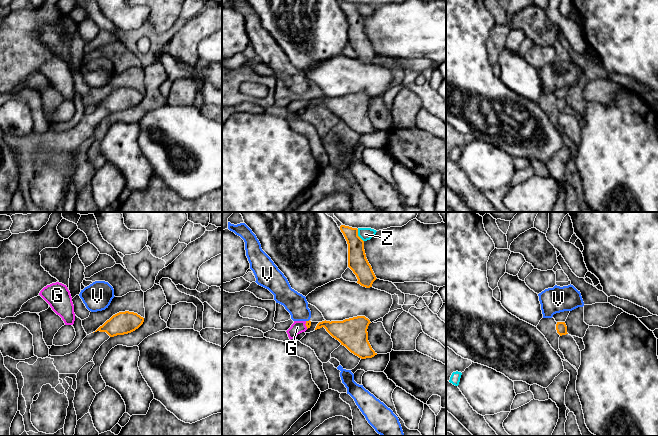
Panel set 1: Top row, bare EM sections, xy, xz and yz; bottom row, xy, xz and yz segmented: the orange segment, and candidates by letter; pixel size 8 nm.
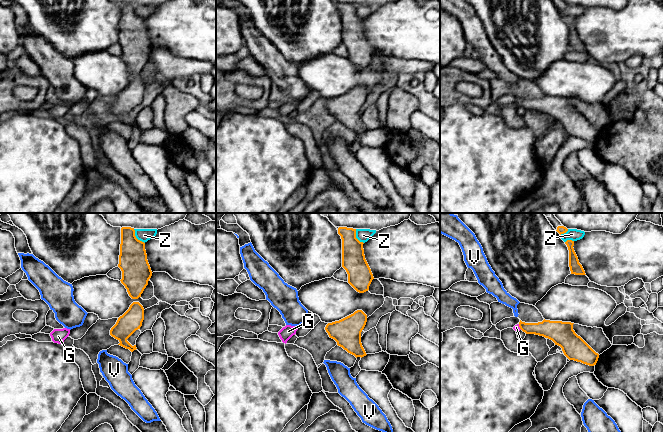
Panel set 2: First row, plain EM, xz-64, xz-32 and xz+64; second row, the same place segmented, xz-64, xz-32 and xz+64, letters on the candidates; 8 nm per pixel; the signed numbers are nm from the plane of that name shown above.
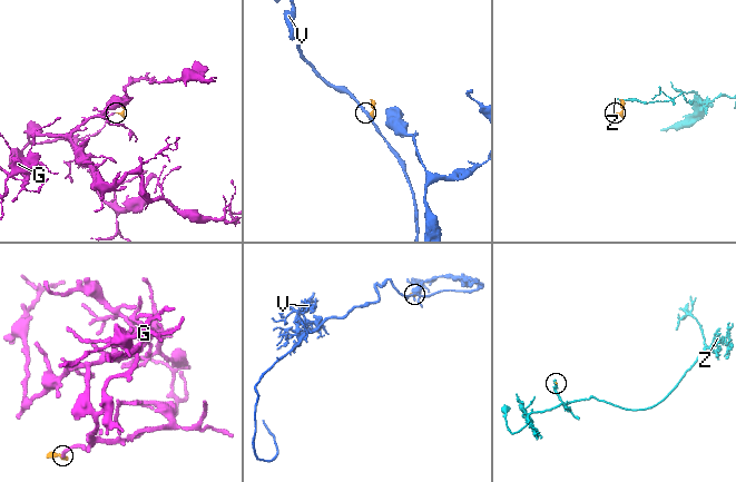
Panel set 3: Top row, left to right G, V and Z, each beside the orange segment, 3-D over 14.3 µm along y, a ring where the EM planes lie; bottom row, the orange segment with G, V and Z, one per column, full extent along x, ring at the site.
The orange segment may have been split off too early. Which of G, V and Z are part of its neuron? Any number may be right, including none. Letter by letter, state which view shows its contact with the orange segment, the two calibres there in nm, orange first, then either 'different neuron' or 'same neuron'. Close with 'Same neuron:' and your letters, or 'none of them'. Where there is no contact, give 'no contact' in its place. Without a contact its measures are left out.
G: contact in xz; calibres 50 and 100 nm; same neuron
V: contact in xz; calibres 50 and 180 nm; different neuron
Z: contact in xz; calibres 160 and 100 nm; different neuron
Same neuron: G

